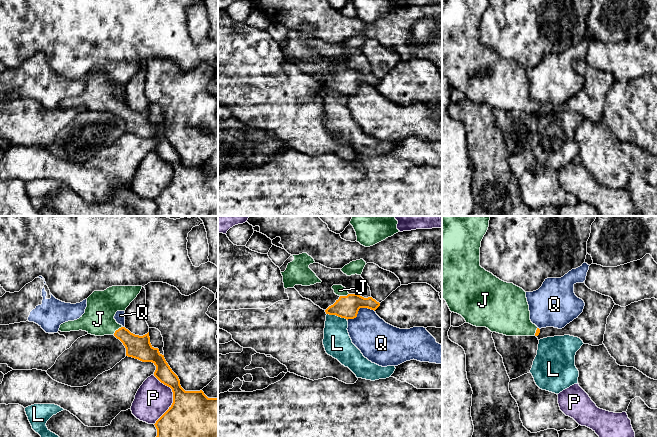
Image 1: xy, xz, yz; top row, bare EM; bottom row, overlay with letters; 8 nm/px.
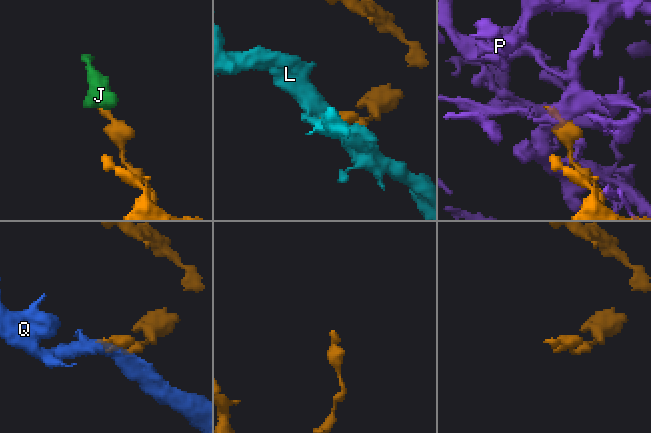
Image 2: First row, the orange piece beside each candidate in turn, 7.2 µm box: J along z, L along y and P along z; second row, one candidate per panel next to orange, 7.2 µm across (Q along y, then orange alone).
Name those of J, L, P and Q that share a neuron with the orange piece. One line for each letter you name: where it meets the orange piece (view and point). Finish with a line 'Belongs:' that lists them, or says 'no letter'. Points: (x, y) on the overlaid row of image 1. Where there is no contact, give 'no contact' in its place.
J: contact xy (118, 329)
Belongs: J

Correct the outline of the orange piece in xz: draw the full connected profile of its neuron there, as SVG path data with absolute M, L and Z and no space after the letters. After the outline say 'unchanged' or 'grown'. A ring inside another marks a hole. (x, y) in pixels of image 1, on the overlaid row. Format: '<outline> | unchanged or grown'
M333 285L332 289L339 296L339 299L325 310L326 314L336 315L348 320L356 318L360 308L375 311L380 306L380 303L372 297L364 298L358 294L349 294L342 285Z | grown

